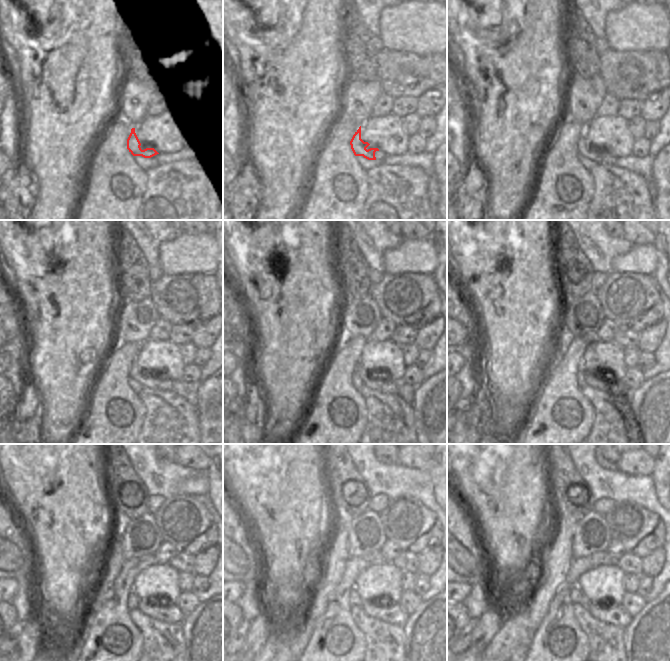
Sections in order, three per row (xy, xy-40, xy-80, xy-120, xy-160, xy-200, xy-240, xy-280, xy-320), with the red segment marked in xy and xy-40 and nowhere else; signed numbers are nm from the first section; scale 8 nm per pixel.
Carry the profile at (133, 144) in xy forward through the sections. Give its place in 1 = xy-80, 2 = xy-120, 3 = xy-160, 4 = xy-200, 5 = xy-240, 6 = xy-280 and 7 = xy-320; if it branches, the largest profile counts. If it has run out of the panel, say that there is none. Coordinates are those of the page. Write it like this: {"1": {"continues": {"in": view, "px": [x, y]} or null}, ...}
{"1": {"continues": {"in": "xy-80", "px": [585, 148]}}, "2": {"continues": {"in": "xy-120", "px": [136, 372]}}, "3": {"continues": {"in": "xy-160", "px": [384, 386]}}, "4": {"continues": {"in": "xy-200", "px": [613, 387]}}, "5": {"continues": {"in": "xy-240", "px": [170, 613]}}, "6": {"continues": {"in": "xy-280", "px": [392, 613]}}, "7": {"continues": {"in": "xy-320", "px": [618, 616]}}}

